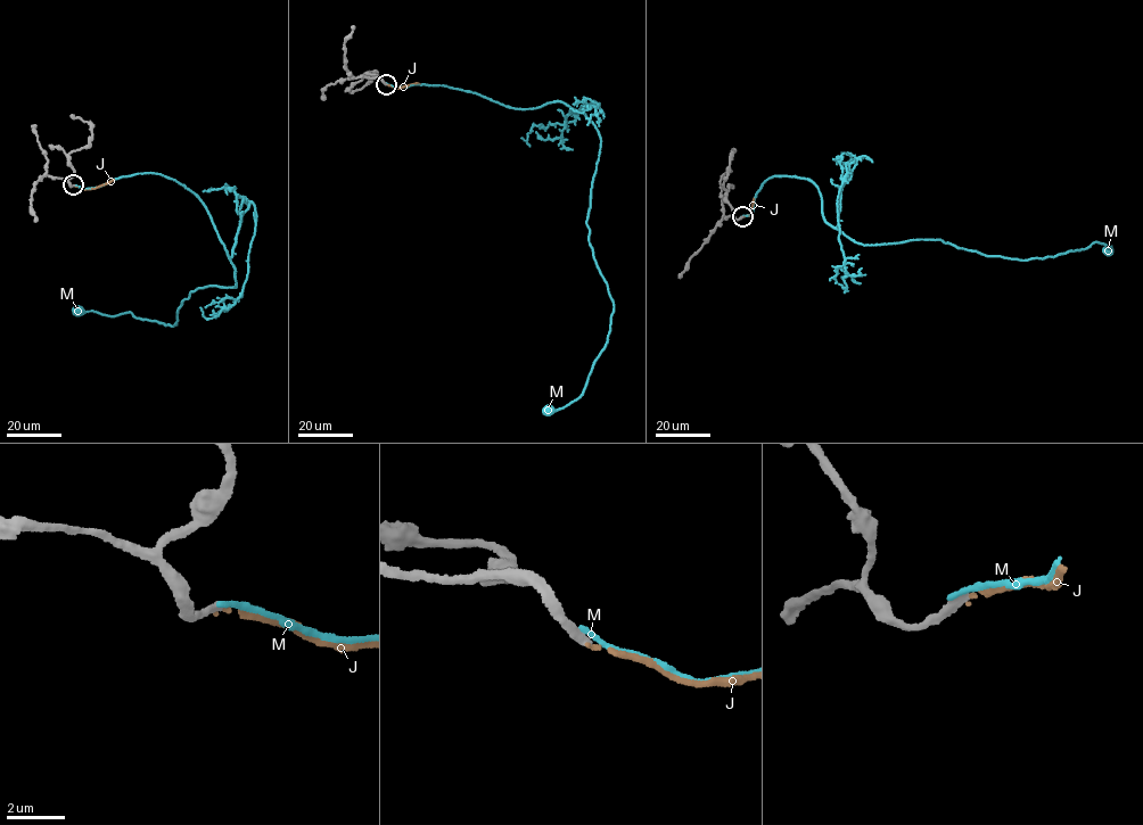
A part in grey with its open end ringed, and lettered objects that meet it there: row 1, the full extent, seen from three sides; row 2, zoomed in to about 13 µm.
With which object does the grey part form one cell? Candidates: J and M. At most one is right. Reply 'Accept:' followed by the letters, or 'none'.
Accept: none

